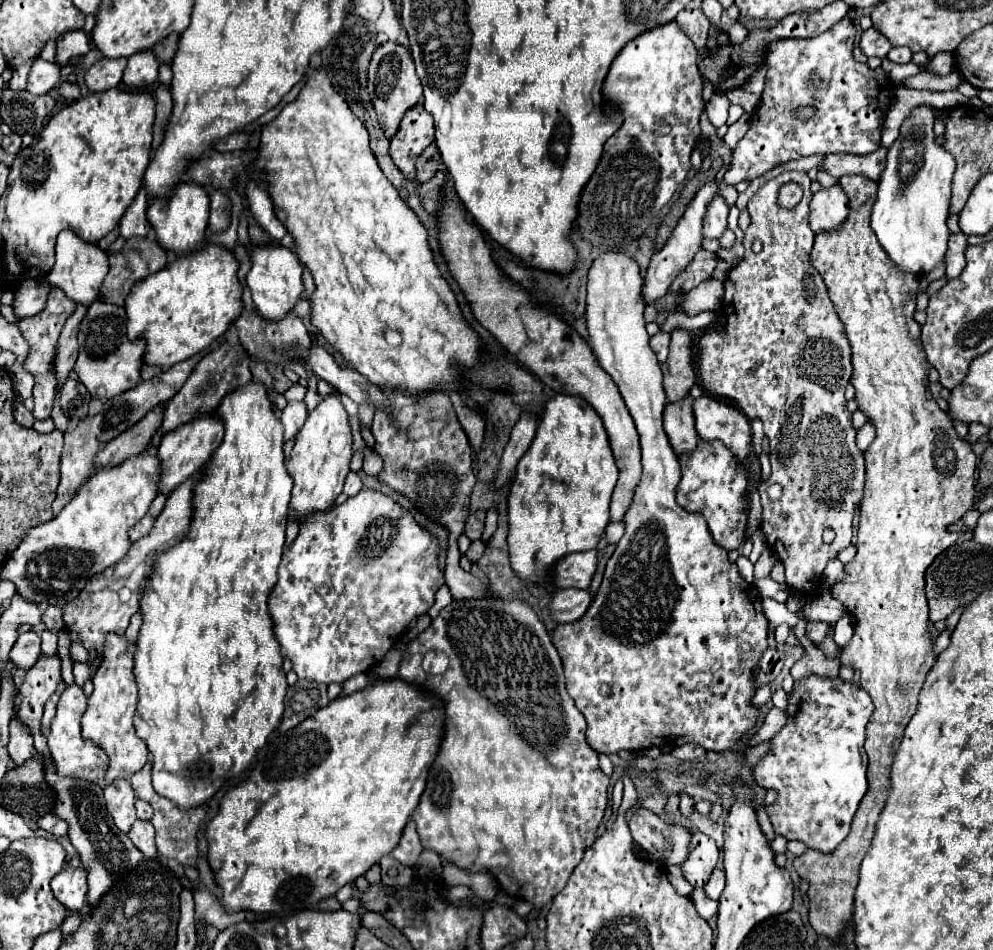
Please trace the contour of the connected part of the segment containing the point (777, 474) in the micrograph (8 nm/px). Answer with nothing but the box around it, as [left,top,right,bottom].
[697,171,865,595]

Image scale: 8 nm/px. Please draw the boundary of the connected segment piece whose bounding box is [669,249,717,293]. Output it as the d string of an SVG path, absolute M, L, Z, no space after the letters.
M701 249L693 261L679 273L679 277L671 283L671 291L691 291L693 287L697 287L701 281L709 279L713 275L713 269L717 265L717 255Z

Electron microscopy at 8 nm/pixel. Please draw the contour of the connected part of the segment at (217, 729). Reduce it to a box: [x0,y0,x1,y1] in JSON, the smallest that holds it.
[135,381,293,811]

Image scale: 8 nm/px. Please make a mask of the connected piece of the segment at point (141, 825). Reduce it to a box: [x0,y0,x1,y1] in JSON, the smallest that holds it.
[127,819,157,859]

